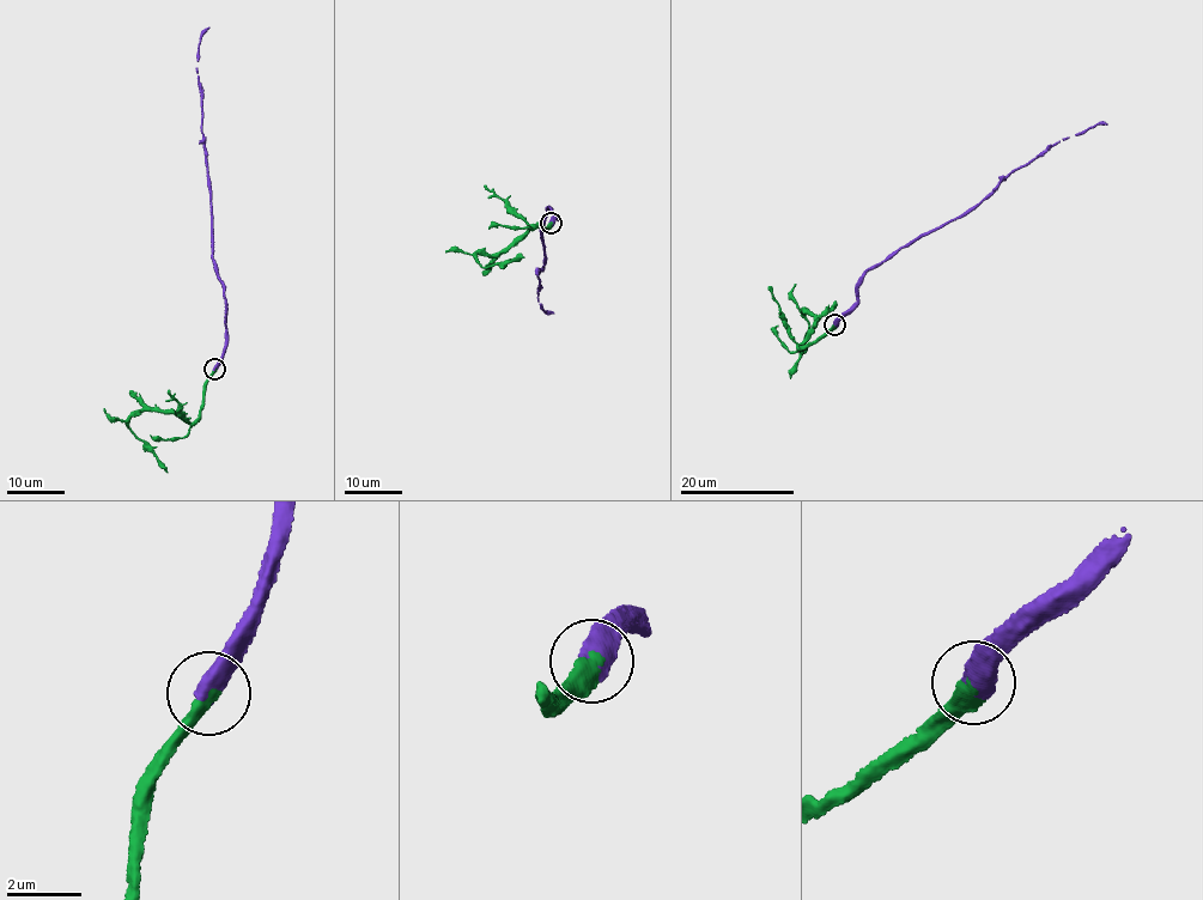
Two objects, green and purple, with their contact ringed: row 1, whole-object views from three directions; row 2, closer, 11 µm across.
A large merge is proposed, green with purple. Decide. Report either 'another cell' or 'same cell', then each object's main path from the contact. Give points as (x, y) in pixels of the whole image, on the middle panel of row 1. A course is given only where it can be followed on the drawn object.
same cell | green via (551, 223), (547, 230), (536, 225), (497, 254), (477, 254), (478, 262), (486, 268), (523, 257) | purple via (551, 223), (557, 218), (550, 206), (540, 232), (545, 261), (538, 272), (536, 296), (540, 309), (553, 312)

